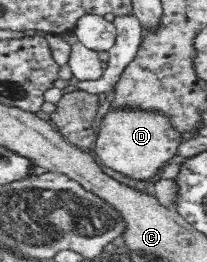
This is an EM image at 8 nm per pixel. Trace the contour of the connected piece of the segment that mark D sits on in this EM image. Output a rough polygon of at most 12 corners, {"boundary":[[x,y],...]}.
{"boundary":[[109,108],[91,152],[156,179],[187,137],[160,110]]}

